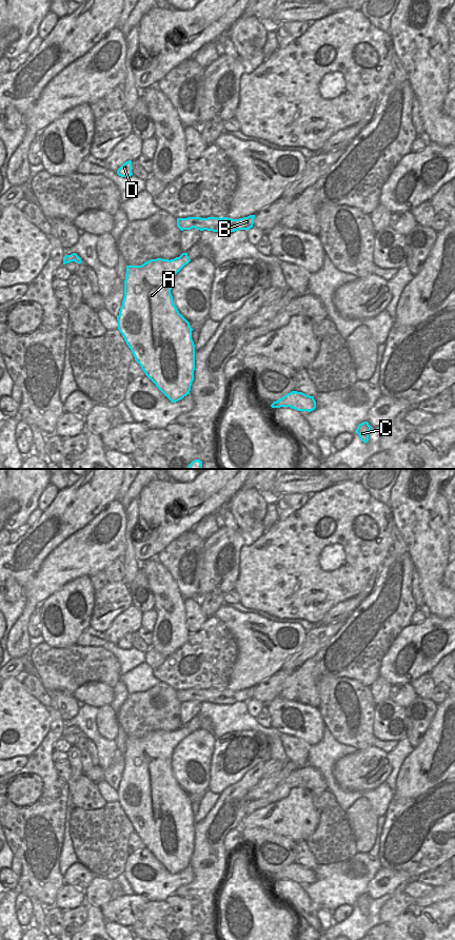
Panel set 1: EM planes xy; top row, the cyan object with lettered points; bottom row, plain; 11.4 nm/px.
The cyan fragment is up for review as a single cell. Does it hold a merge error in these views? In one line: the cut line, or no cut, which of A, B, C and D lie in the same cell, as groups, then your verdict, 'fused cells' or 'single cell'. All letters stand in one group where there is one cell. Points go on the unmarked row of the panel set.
cut none; groups A B C D; single cell

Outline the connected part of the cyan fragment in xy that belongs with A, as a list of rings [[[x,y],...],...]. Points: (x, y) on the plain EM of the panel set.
[[[187,725],[174,731],[151,731],[141,738],[126,738],[124,769],[117,788],[118,802],[145,847],[172,874],[190,866],[194,853],[193,801],[174,777],[171,762],[175,747],[190,735]]]

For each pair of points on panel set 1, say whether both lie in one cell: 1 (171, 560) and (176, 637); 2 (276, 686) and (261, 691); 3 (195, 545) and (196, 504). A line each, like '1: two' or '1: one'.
1: two
2: one
3: two

